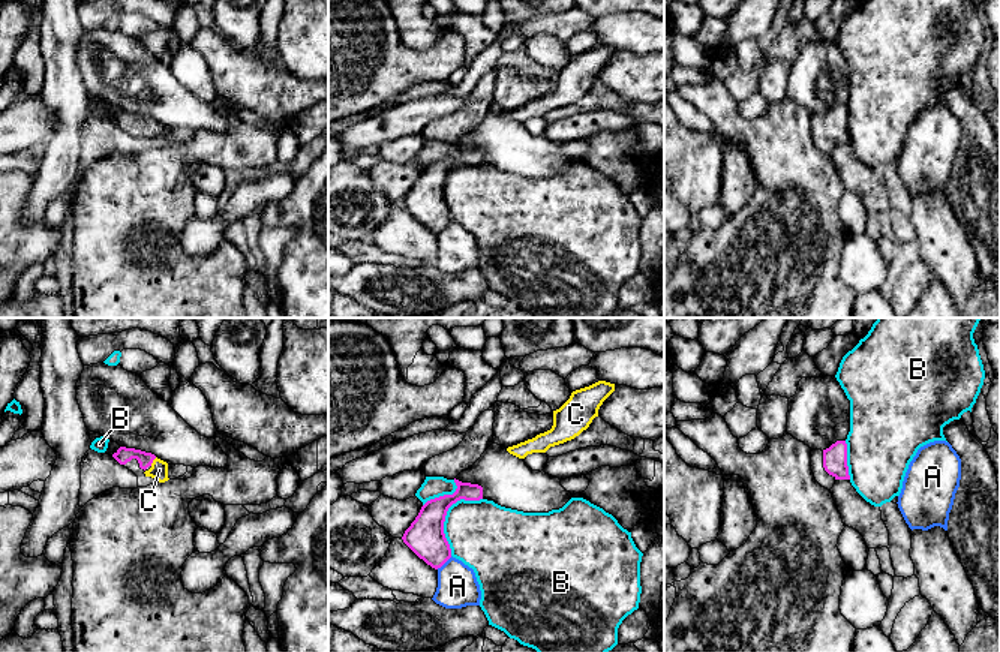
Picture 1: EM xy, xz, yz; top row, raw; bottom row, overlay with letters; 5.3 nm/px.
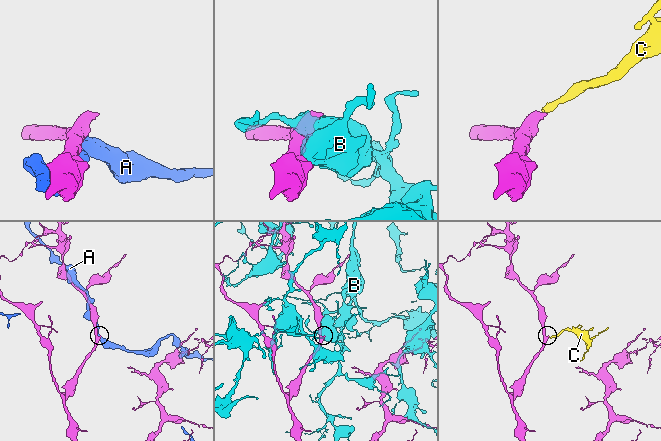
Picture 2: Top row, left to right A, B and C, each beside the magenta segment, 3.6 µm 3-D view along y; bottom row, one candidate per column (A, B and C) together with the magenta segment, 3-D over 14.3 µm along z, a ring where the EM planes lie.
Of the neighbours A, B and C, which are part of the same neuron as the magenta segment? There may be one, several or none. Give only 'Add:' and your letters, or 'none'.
Add: C

